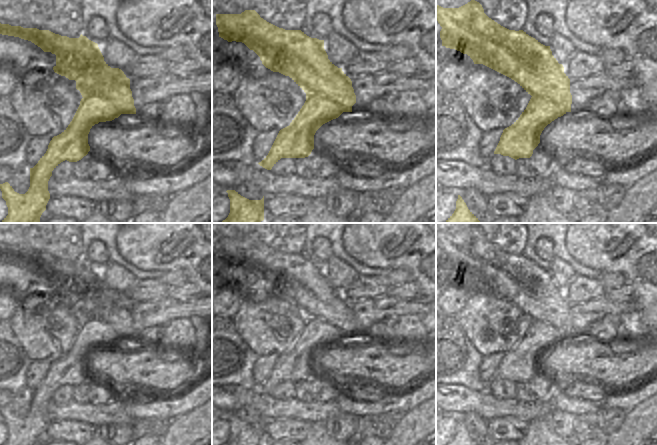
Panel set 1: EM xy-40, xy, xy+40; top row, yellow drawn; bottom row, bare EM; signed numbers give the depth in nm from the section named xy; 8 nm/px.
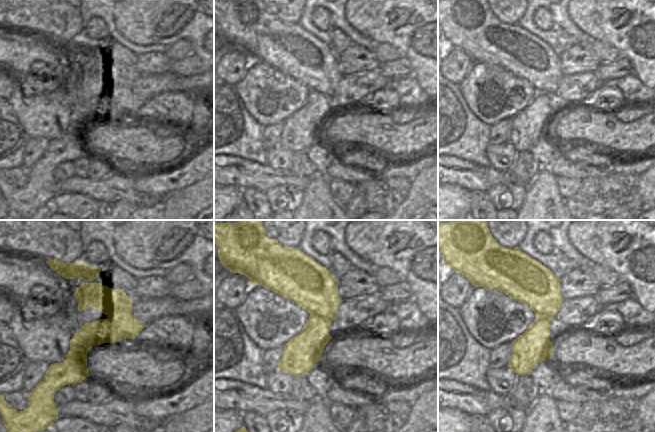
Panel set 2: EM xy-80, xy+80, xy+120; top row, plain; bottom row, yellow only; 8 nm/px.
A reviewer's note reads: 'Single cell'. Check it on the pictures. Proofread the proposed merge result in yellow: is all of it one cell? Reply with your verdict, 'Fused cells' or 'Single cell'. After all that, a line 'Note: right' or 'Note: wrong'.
Fused cells.
Note: wrong

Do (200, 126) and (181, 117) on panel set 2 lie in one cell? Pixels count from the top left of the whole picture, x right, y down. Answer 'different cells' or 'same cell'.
different cells

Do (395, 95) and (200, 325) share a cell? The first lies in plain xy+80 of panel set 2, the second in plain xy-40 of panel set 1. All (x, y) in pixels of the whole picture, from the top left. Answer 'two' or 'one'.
two

